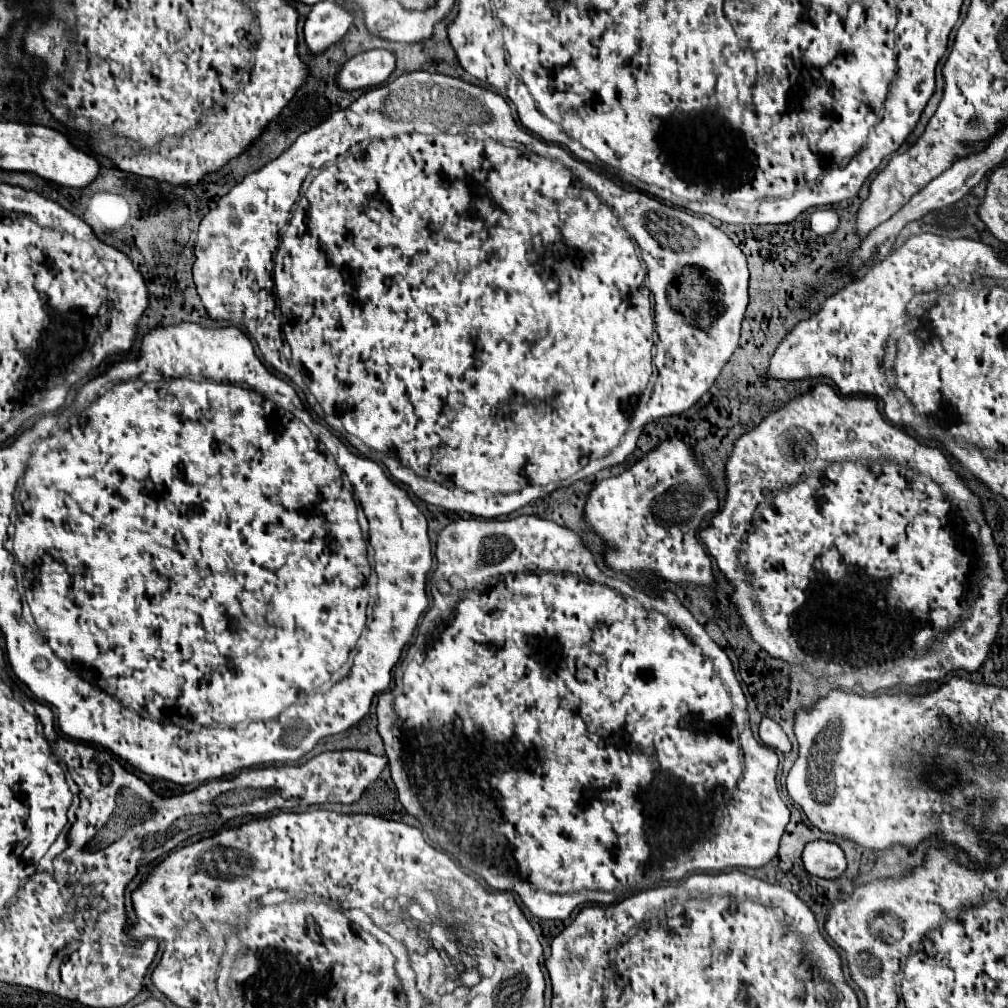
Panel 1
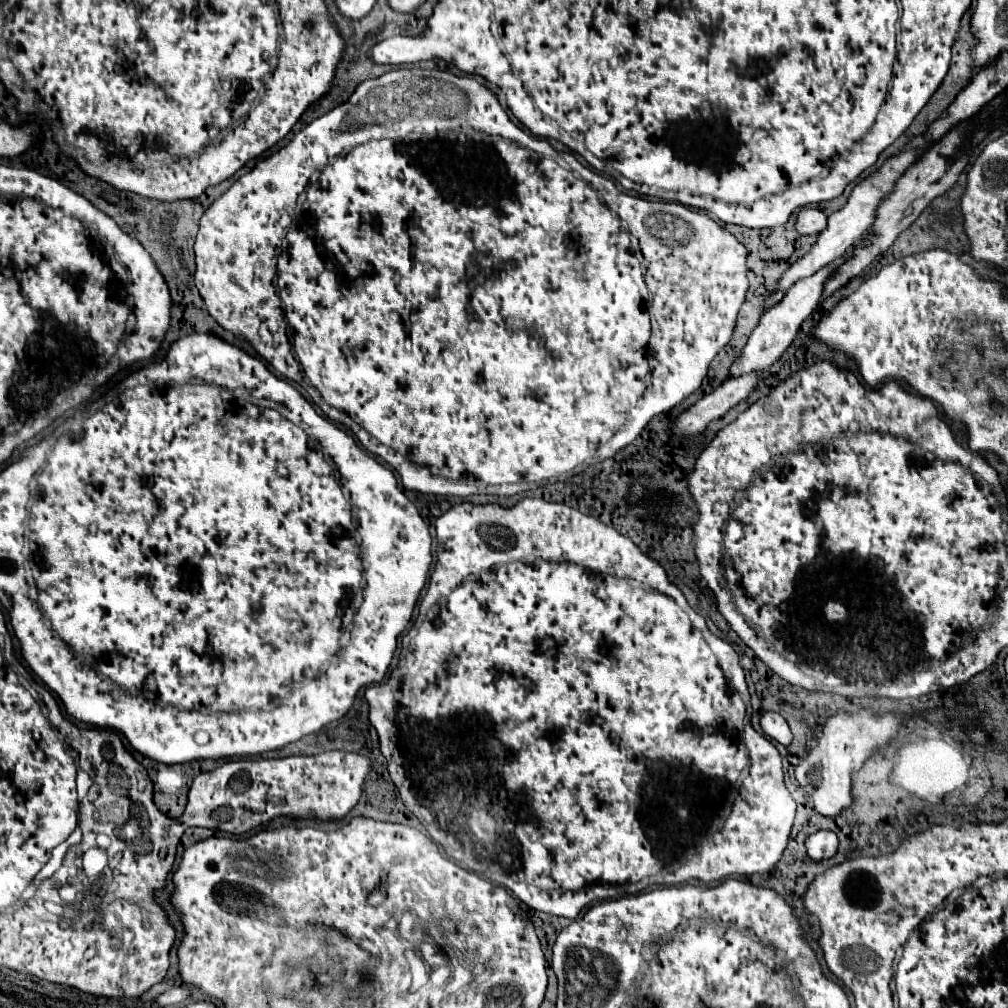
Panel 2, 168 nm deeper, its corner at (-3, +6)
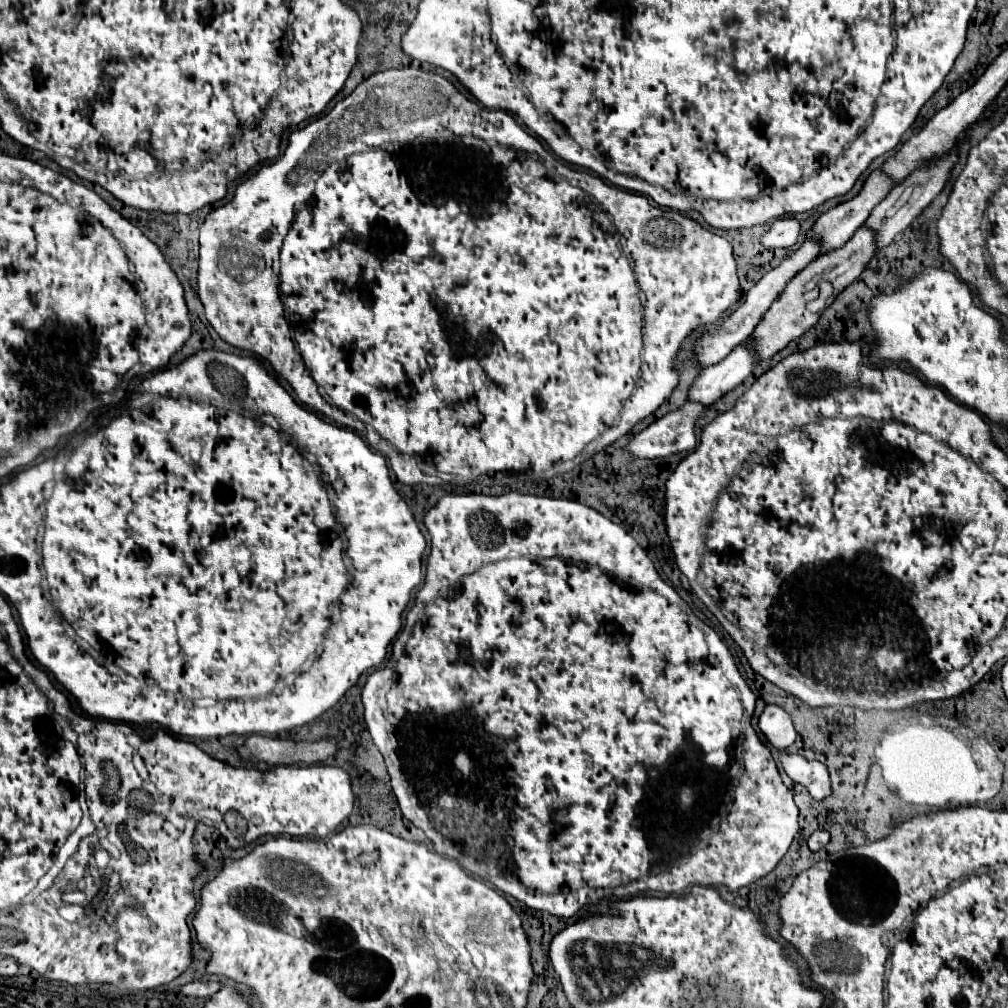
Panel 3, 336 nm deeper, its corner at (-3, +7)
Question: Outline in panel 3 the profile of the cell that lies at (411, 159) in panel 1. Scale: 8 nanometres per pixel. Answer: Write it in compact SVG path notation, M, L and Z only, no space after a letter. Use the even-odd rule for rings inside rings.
M410 66L372 74L328 114L316 118L302 130L294 130L280 158L262 164L258 172L236 188L234 198L228 204L206 216L199 231L197 294L204 304L208 322L224 342L268 360L272 368L290 382L302 405L346 428L354 428L374 452L388 456L390 466L402 484L442 485L445 482L452 484L454 480L454 485L462 481L462 485L486 484L490 487L510 482L512 474L518 480L526 478L528 472L542 474L548 470L548 477L569 472L618 438L626 436L646 416L654 414L678 386L680 372L676 360L682 342L698 330L716 324L724 312L738 302L740 282L732 244L726 238L706 230L700 222L678 210L658 208L640 194L620 190L597 175L558 162L544 150L538 138L528 134L508 112L486 110L478 102L466 98L446 76ZM472 134L478 134L480 138ZM398 138L414 140L406 142L406 146L402 143L394 145ZM484 138L494 138L496 142ZM312 172L318 176L314 180L314 202ZM582 182L590 182L590 194L582 190ZM348 200L350 208L346 206ZM624 250L632 256L634 270ZM278 278L282 294L278 294ZM640 290L646 296L644 308L640 302ZM282 304L286 306L286 312ZM286 320L290 326L286 326ZM614 418L618 420L614 422ZM610 422L614 424L610 426ZM606 426L610 428L606 430ZM602 430L606 432L602 434Z

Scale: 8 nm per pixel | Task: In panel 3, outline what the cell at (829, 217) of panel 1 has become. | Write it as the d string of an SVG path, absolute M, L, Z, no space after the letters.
M780 218L774 222L774 226L764 234L762 244L766 248L790 248L800 238L802 224L796 218Z

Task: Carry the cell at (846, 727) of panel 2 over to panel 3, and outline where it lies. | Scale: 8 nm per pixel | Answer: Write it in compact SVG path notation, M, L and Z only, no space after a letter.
M784 753L781 757L786 774L802 784L814 800L826 800L832 796L832 786L830 786L830 774L828 766L818 762L818 760L807 760L800 754Z

